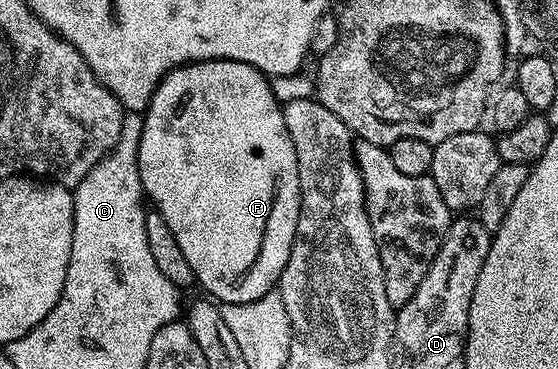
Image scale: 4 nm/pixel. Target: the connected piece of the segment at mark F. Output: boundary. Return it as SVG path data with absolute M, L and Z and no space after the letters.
M207 59L201 63L186 63L183 67L175 67L161 81L154 97L148 102L148 109L143 112L142 118L144 128L138 145L138 169L144 193L147 202L160 214L162 221L170 225L170 233L174 233L174 241L178 241L186 261L190 261L190 269L194 269L196 283L204 286L209 291L205 292L221 304L257 301L266 292L273 290L280 282L280 274L282 269L286 269L286 261L294 245L294 233L298 229L300 212L300 182L294 141L290 141L282 104L275 99L271 91L269 76L259 71L257 67L233 59Z

